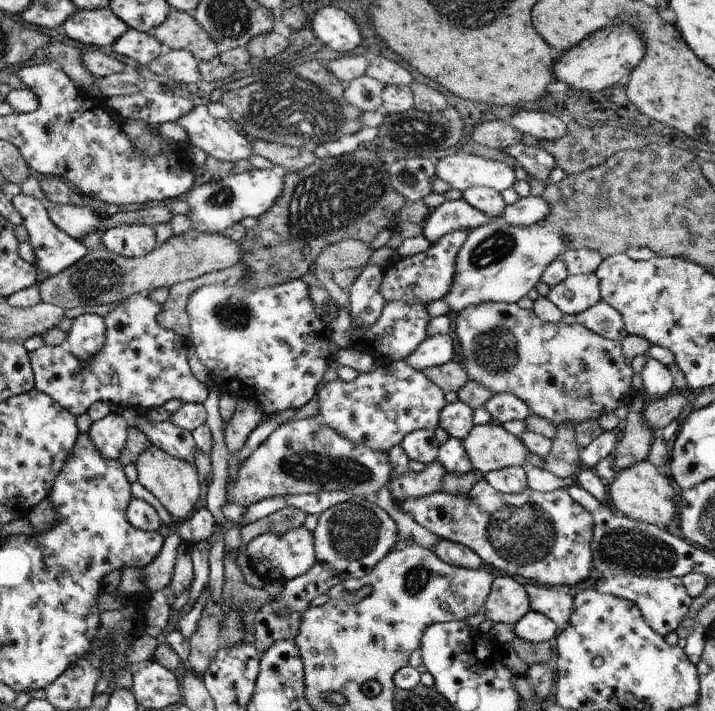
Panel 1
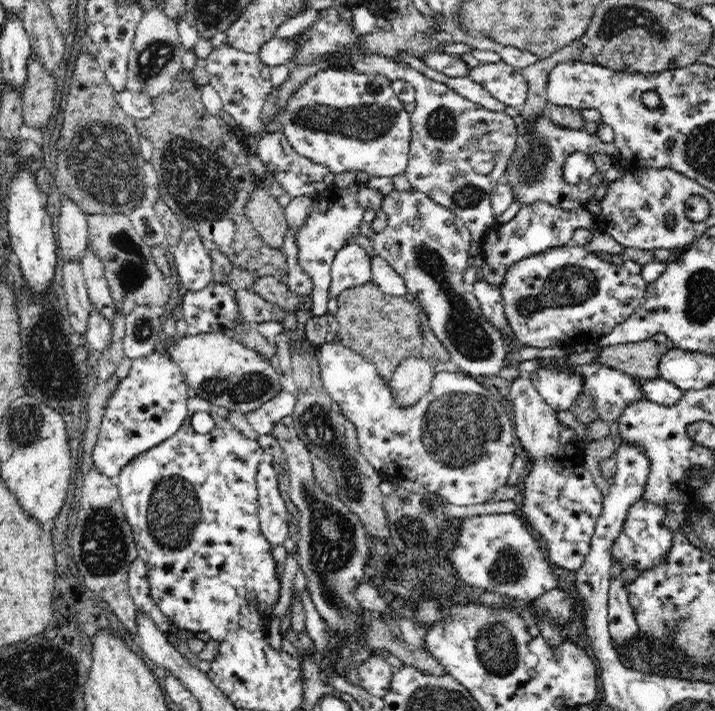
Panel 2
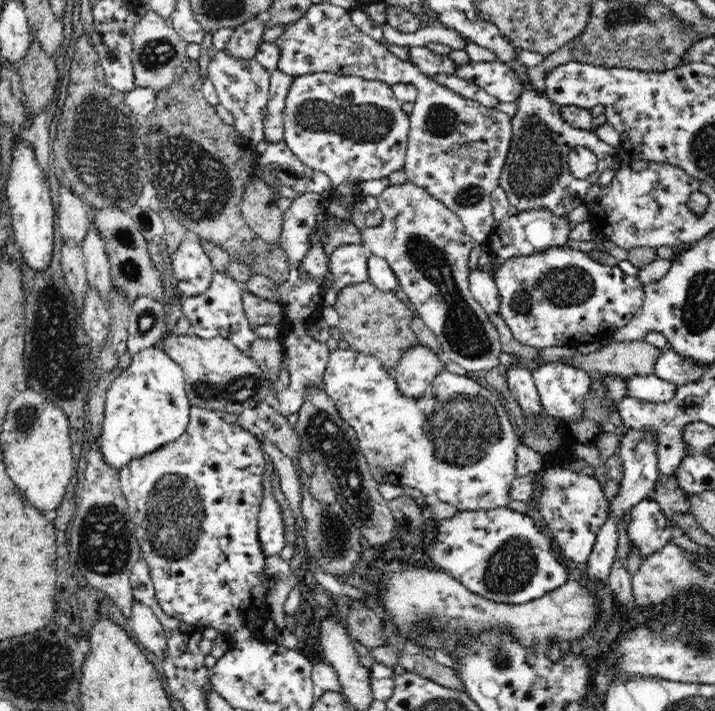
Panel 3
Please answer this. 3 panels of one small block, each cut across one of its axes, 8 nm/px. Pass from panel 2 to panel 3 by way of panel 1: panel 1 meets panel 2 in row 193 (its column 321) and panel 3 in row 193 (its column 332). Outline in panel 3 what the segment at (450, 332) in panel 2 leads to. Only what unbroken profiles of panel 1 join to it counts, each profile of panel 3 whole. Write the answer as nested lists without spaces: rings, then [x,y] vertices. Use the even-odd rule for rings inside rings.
[[[410,181],[400,186],[389,185],[378,199],[378,209],[383,214],[382,222],[378,226],[359,231],[360,245],[367,249],[368,254],[382,258],[392,267],[401,290],[408,295],[412,308],[418,311],[419,317],[436,335],[441,352],[444,352],[450,361],[457,362],[471,374],[497,368],[500,364],[498,356],[502,352],[500,335],[489,319],[489,314],[469,289],[468,262],[474,241],[460,217],[440,200],[428,195],[424,188]]]

